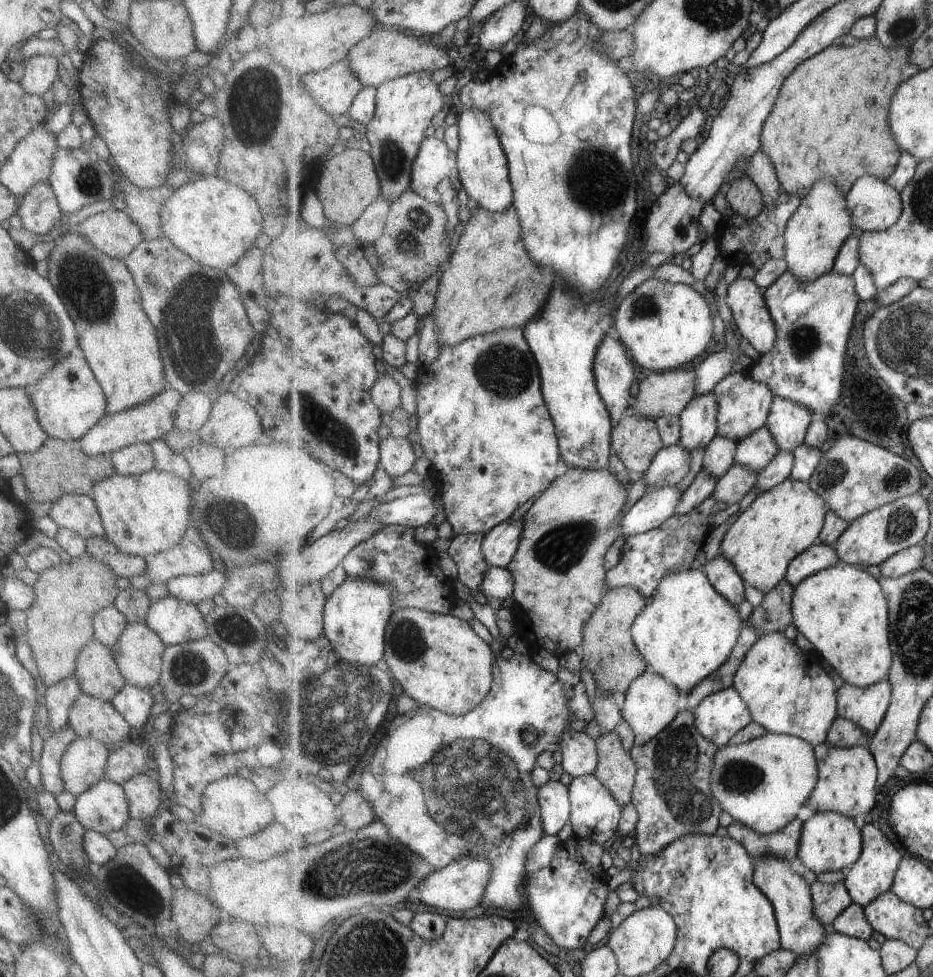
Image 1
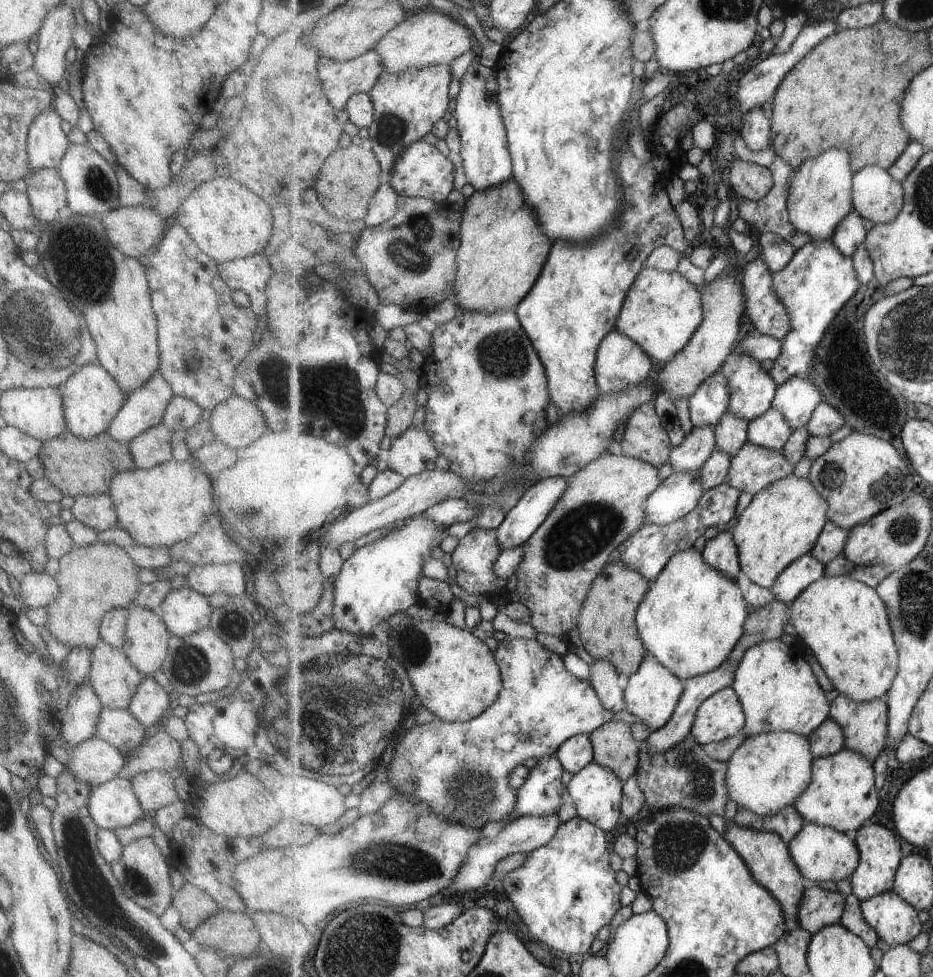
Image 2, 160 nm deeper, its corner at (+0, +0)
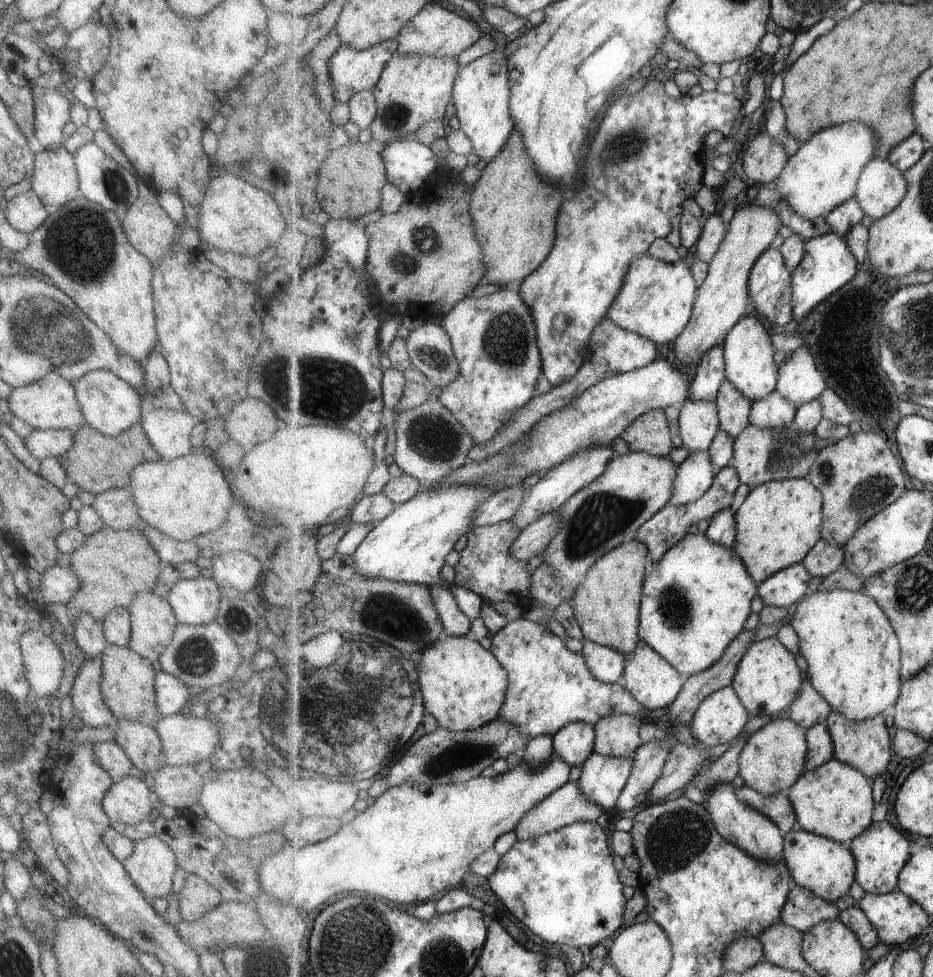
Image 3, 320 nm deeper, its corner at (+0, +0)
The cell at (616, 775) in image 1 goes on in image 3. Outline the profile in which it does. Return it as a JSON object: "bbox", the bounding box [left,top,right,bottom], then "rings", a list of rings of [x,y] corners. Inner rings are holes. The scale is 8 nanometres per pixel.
{"bbox":[594,713,644,757],"rings":[[[611,713],[596,725],[594,752],[605,756],[633,757],[642,746],[639,728],[644,717],[627,713]]]}

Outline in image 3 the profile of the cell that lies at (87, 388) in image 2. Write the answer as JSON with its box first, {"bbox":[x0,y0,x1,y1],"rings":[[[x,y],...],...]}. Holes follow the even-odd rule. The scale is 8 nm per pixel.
{"bbox":[71,369,142,436],"rings":[[[105,369],[83,374],[71,382],[77,404],[80,406],[83,424],[101,434],[111,436],[127,430],[139,422],[142,415],[142,400],[136,389]]]}

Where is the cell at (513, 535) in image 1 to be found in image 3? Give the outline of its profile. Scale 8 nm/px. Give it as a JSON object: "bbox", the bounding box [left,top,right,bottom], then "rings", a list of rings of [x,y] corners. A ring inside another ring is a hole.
{"bbox":[513,447,616,530],"rings":[[[595,447],[590,451],[578,452],[578,455],[573,455],[570,459],[558,464],[557,467],[553,467],[539,482],[530,489],[528,488],[526,499],[513,518],[513,522],[523,530],[540,516],[555,509],[561,509],[577,492],[588,487],[594,480],[601,478],[607,472],[608,464],[614,456],[616,455],[612,447]]]}

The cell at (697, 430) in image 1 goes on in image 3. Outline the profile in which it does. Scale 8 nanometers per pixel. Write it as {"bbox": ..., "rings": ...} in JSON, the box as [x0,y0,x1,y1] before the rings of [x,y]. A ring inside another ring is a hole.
{"bbox":[690,345,726,401],"rings":[[[724,345],[707,351],[696,368],[690,388],[691,399],[715,401],[726,378]]]}

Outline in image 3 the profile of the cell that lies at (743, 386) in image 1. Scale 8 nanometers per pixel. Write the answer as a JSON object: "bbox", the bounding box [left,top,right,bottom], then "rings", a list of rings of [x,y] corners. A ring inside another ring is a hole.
{"bbox":[724,315,780,400],"rings":[[[745,315],[724,340],[726,378],[751,400],[767,398],[777,387],[780,364],[775,360],[774,342],[765,324],[755,316]]]}

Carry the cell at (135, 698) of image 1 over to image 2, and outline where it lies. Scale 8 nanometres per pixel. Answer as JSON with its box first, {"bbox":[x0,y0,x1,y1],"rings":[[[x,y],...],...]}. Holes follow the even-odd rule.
{"bbox":[126,677,170,730],"rings":[[[151,677],[144,678],[131,694],[126,710],[143,728],[153,730],[160,721],[164,721],[163,714],[167,712],[170,703],[167,695]]]}

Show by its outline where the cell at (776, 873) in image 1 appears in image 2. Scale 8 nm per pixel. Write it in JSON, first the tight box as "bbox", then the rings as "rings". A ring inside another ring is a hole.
{"bbox":[722,819,809,930],"rings":[[[734,819],[726,826],[722,836],[726,837],[738,850],[746,864],[750,866],[755,880],[763,888],[767,888],[767,891],[771,892],[777,898],[779,904],[782,905],[787,930],[798,928],[799,908],[803,904],[803,896],[806,895],[809,884],[806,877],[803,876],[802,870],[799,869],[794,858],[791,857],[790,846],[786,841],[777,832],[757,832],[755,829],[743,828]]]}

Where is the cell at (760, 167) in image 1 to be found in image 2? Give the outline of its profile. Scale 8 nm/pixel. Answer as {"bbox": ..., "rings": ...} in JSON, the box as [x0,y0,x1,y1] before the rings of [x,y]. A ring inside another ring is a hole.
{"bbox":[740,108,772,152],"rings":[[[757,108],[751,110],[751,114],[743,116],[740,134],[750,152],[759,152],[772,146],[771,119],[765,113]]]}

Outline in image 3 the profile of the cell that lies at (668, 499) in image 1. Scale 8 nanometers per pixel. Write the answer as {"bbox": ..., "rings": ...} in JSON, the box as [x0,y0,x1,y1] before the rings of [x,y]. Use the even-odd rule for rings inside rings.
{"bbox":[671,449,716,505],"rings":[[[710,449],[690,451],[687,458],[680,464],[671,503],[684,505],[696,501],[710,489],[716,473]]]}

